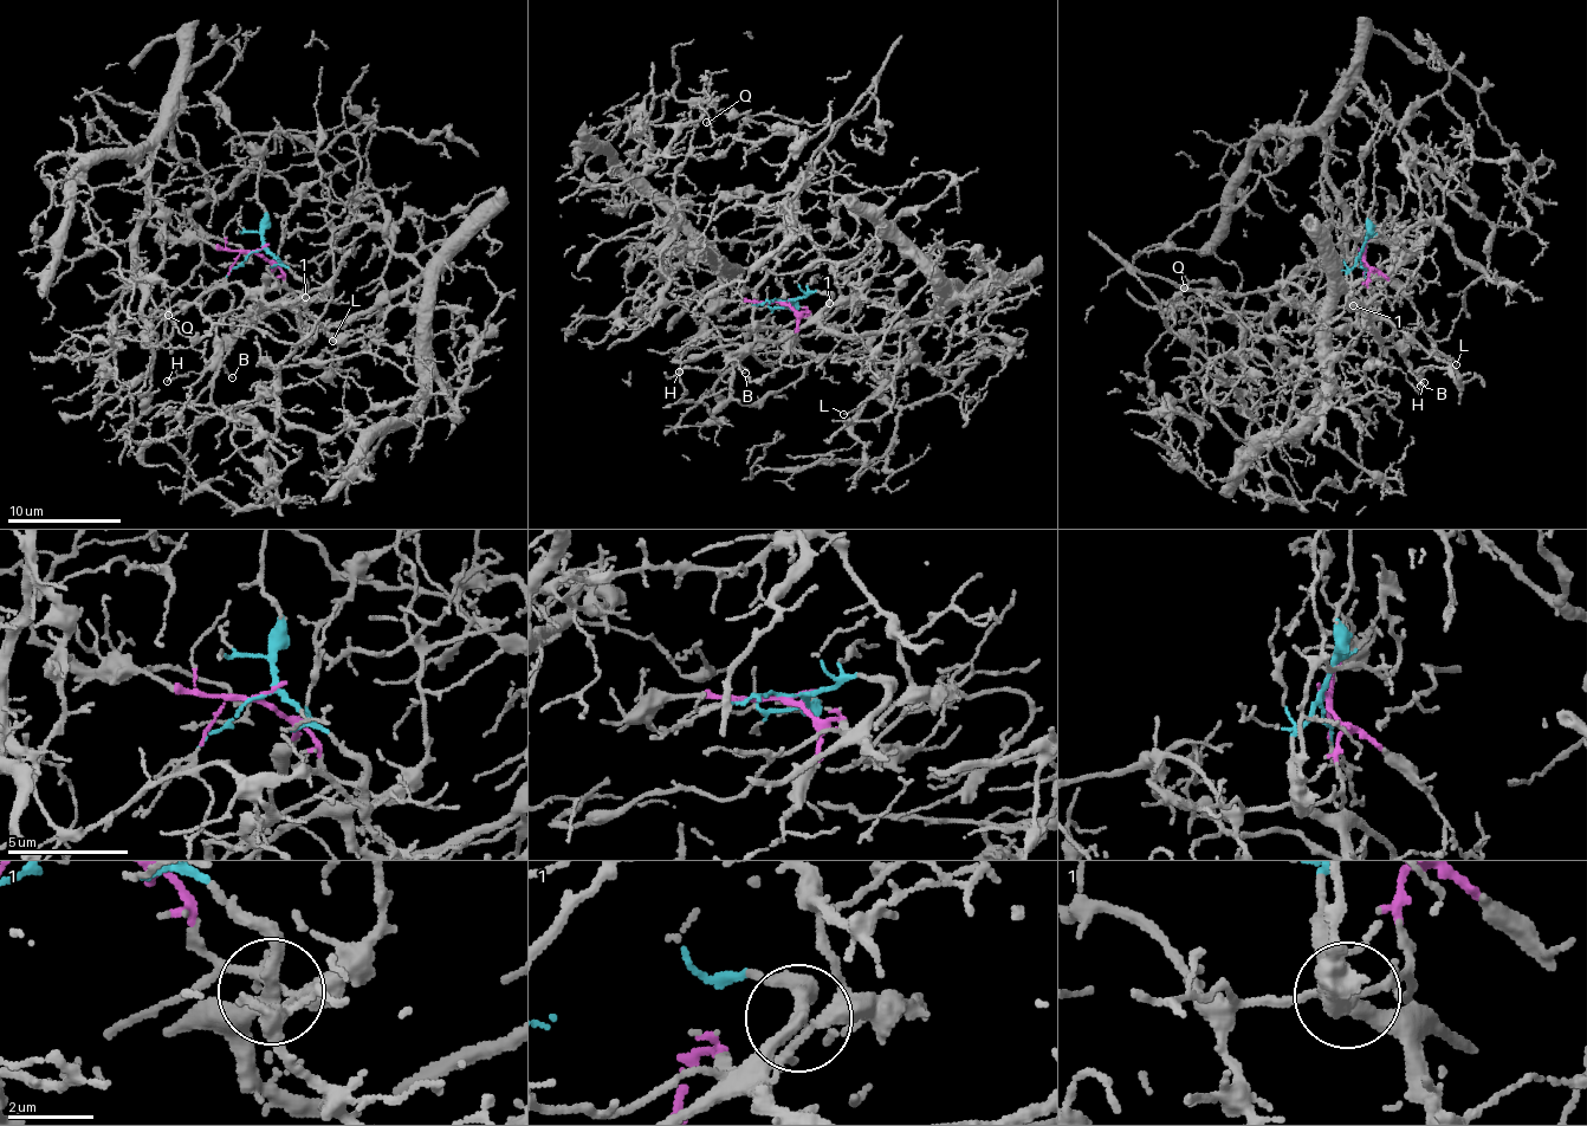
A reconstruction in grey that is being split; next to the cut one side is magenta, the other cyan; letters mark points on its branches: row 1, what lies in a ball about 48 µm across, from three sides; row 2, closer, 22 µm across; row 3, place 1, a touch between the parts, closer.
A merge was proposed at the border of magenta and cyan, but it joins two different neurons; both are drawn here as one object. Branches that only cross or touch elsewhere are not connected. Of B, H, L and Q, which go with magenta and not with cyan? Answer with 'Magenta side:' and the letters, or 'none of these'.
Magenta side: Q

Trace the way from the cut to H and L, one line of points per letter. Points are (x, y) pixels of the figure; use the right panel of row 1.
H: (1360, 254), (1346, 276), (1351, 303), (1391, 325), (1393, 348), (1422, 374), (1424, 382)
L: (1360, 254), (1345, 289), (1348, 301), (1379, 341), (1373, 317), (1387, 317), (1419, 345), (1448, 356), (1457, 366)

